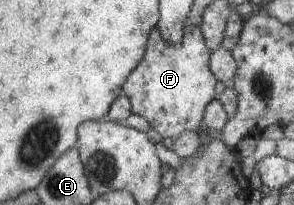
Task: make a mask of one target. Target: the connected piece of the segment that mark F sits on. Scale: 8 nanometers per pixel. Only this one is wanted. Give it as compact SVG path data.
M188 23L179 43L173 45L164 42L157 28L152 29L143 61L124 83L124 96L130 99L133 113L143 116L162 138L173 141L180 133L196 131L203 110L214 101L217 80L208 72L208 50L202 37L202 31Z

